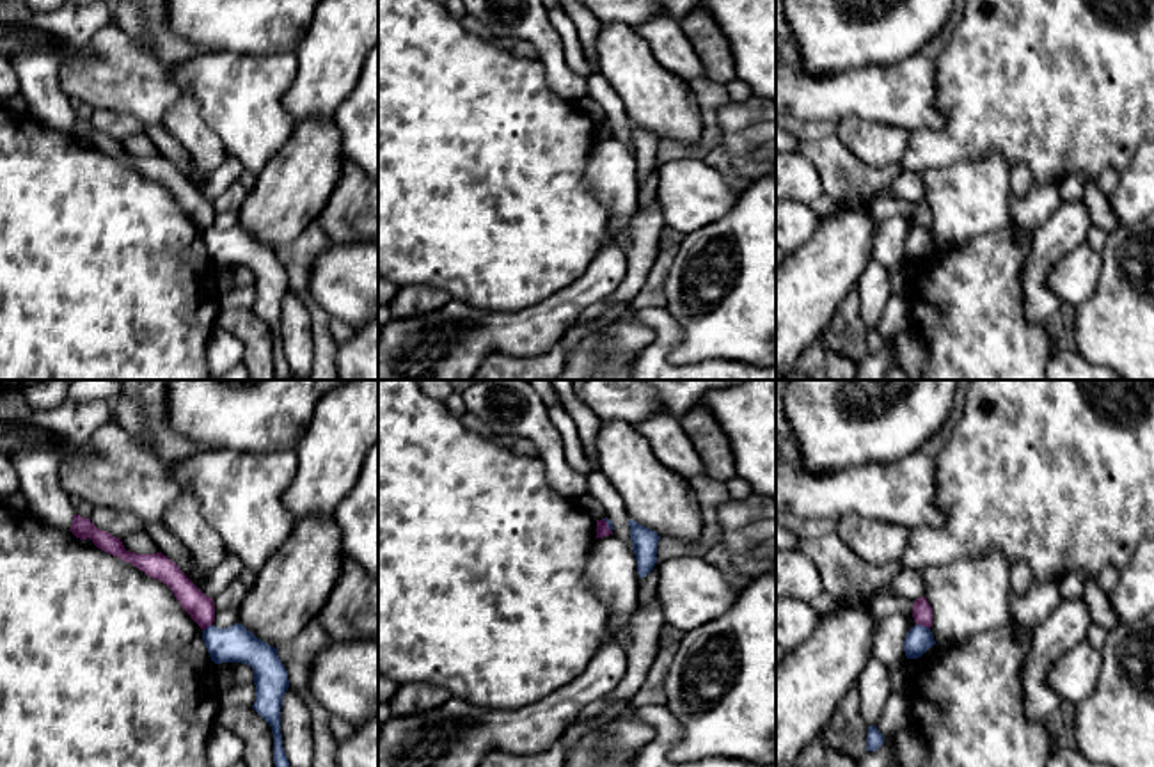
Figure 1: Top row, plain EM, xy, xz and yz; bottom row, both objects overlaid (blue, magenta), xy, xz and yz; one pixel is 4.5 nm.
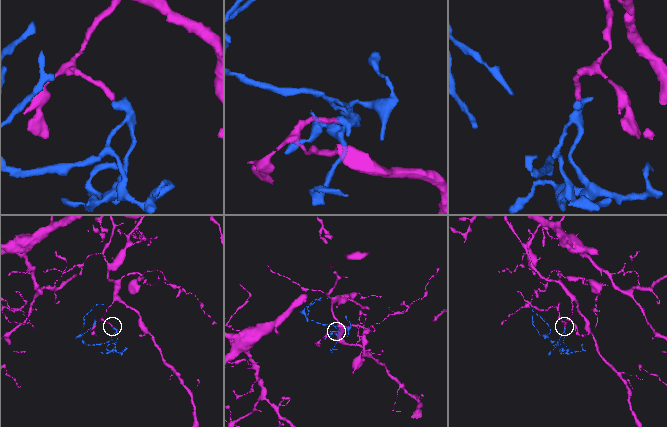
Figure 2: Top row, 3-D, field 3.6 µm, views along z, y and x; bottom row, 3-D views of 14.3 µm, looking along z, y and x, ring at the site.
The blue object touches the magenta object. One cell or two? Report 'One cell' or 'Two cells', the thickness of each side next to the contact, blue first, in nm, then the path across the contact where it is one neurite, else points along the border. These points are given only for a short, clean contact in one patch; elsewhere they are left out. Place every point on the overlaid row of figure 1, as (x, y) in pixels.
Two cells. Thickness 120 nm (blue) against 90 nm. Boundary: yz (916, 624), (929, 629)

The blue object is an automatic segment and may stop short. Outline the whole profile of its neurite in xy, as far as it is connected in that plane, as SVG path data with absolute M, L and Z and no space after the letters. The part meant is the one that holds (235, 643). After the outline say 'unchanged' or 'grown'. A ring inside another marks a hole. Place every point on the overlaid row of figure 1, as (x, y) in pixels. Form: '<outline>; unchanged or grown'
M241 623L227 629L209 625L202 630L202 639L215 664L241 662L254 669L256 701L252 708L272 726L275 767L289 767L281 735L281 707L289 680L277 648L257 639Z; unchanged

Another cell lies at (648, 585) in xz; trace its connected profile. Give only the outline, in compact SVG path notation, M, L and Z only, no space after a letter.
M659 559L653 566L653 570L639 579L639 593L637 602L646 605L657 597L657 586L659 586L659 573L657 573Z

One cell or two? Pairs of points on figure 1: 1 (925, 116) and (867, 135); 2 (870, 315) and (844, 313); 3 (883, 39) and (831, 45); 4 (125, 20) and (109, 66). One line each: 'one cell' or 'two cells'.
1: two cells
2: two cells
3: one cell
4: two cells

